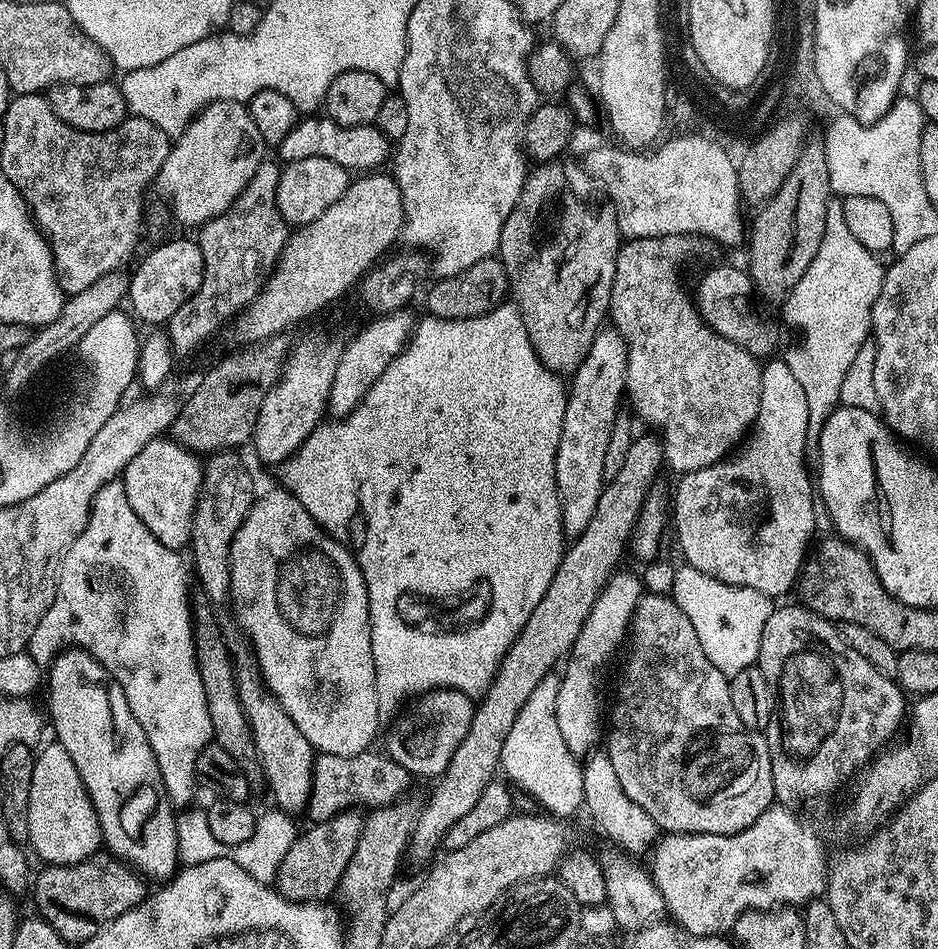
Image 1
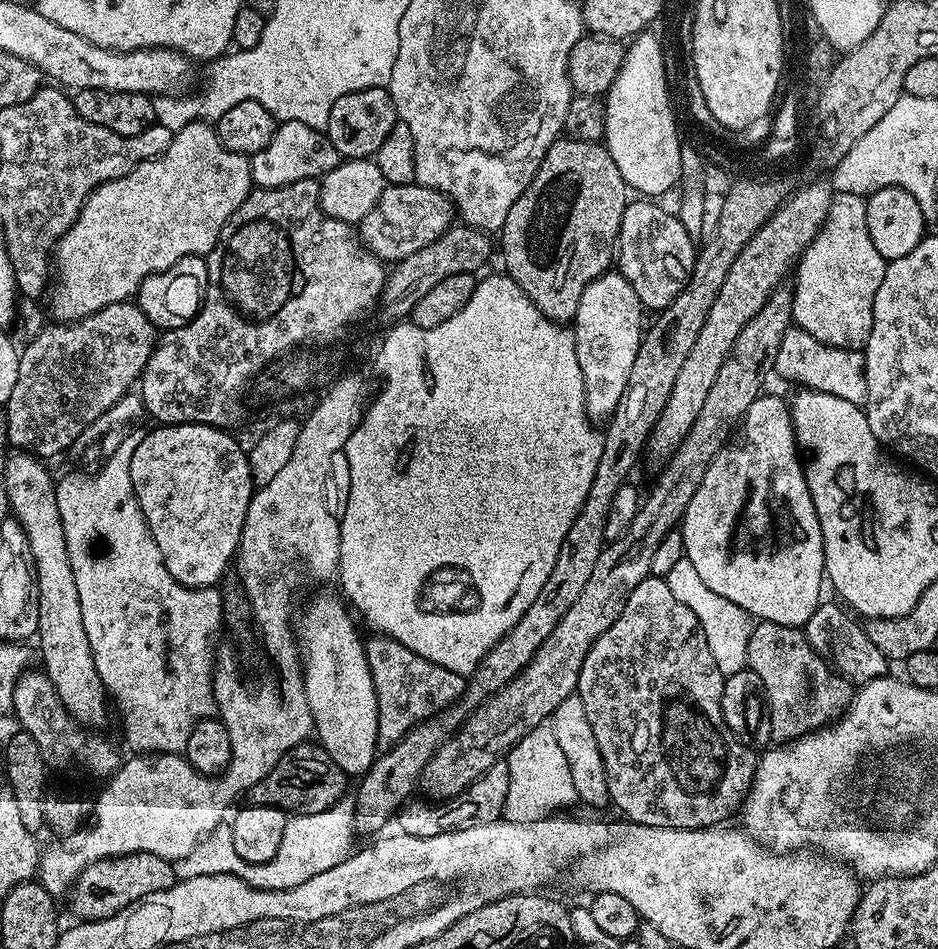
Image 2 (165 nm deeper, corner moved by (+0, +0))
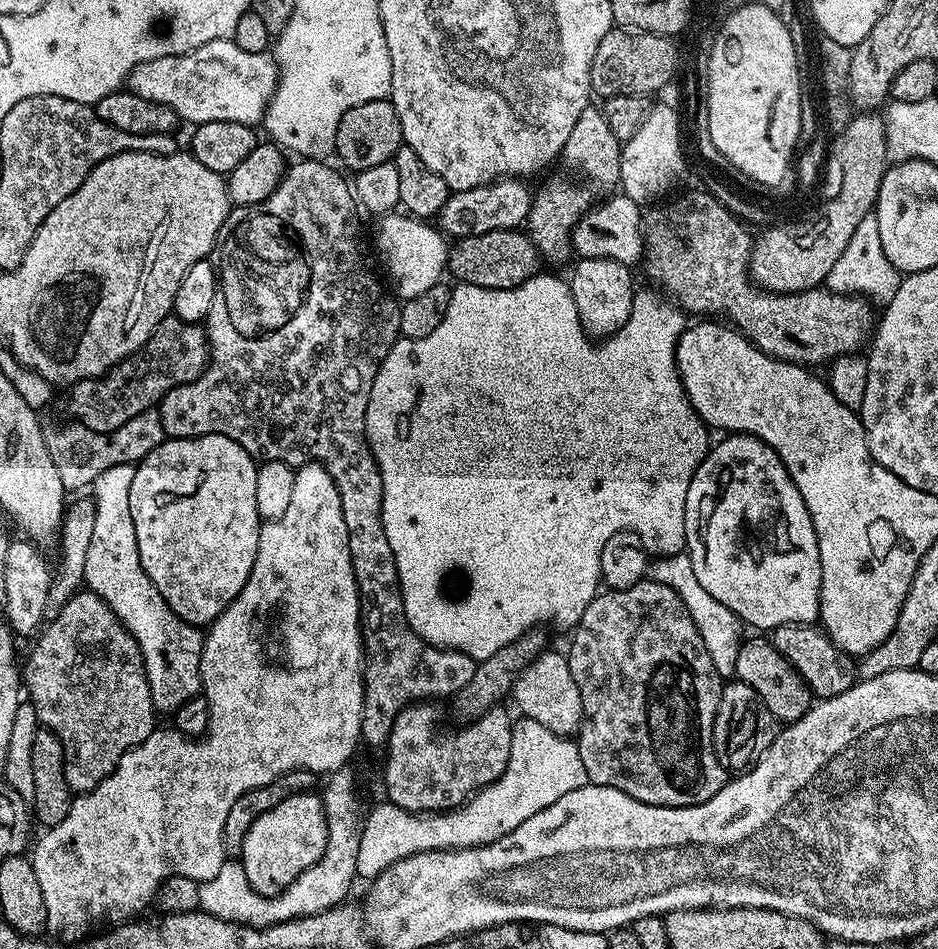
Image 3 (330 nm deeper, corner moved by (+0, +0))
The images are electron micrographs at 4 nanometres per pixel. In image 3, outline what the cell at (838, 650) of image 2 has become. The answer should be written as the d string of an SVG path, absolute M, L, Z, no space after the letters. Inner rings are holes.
M784 624L781 628L771 629L770 639L786 662L790 662L793 670L806 682L813 697L822 700L834 698L851 688L858 679L858 668L853 657L841 652L828 633L819 627L812 624Z

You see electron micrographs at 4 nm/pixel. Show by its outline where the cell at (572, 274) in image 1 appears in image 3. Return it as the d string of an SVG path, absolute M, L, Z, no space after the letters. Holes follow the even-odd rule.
M599 107L582 110L562 153L562 161L576 176L584 180L548 180L532 197L526 234L534 242L536 251L545 261L560 264L573 255L572 232L576 223L601 198L607 197L620 183L620 154L622 142L618 139ZM614 187L614 188L612 188ZM612 188L612 189L611 189ZM600 196L600 197L599 197Z

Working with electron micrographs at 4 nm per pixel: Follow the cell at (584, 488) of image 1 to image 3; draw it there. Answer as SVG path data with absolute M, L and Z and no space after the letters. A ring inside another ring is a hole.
M606 258L580 260L570 275L574 306L578 306L578 318L584 331L593 338L607 338L616 332L632 317L633 269L622 262Z

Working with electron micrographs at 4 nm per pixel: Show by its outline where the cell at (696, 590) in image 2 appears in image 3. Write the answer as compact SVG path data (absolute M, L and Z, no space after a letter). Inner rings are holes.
M687 551L675 552L673 556L657 556L649 563L646 573L647 579L658 582L662 586L670 586L678 598L682 598L684 609L694 618L694 626L698 626L698 634L702 634L702 642L706 646L706 654L710 654L710 662L714 662L714 670L718 670L721 678L732 678L736 675L738 650L742 643L740 628L742 621L734 613L726 610L718 598L711 596L703 586L698 583L694 574L694 566L690 562Z

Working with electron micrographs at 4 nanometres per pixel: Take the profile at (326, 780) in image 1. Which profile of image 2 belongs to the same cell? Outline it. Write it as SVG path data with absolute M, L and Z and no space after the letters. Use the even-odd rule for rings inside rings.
M305 742L297 748L291 748L266 778L250 789L252 804L261 804L267 808L280 808L285 814L319 814L329 810L346 795L344 787L350 783L349 777L335 764L324 748L316 742Z

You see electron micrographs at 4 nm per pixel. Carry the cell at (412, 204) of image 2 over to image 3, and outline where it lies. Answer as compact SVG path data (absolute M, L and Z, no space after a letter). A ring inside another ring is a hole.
M505 178L470 190L452 192L438 213L440 231L445 237L461 240L474 234L490 234L490 230L519 229L527 221L534 195L533 189L524 184L527 183L520 178Z

